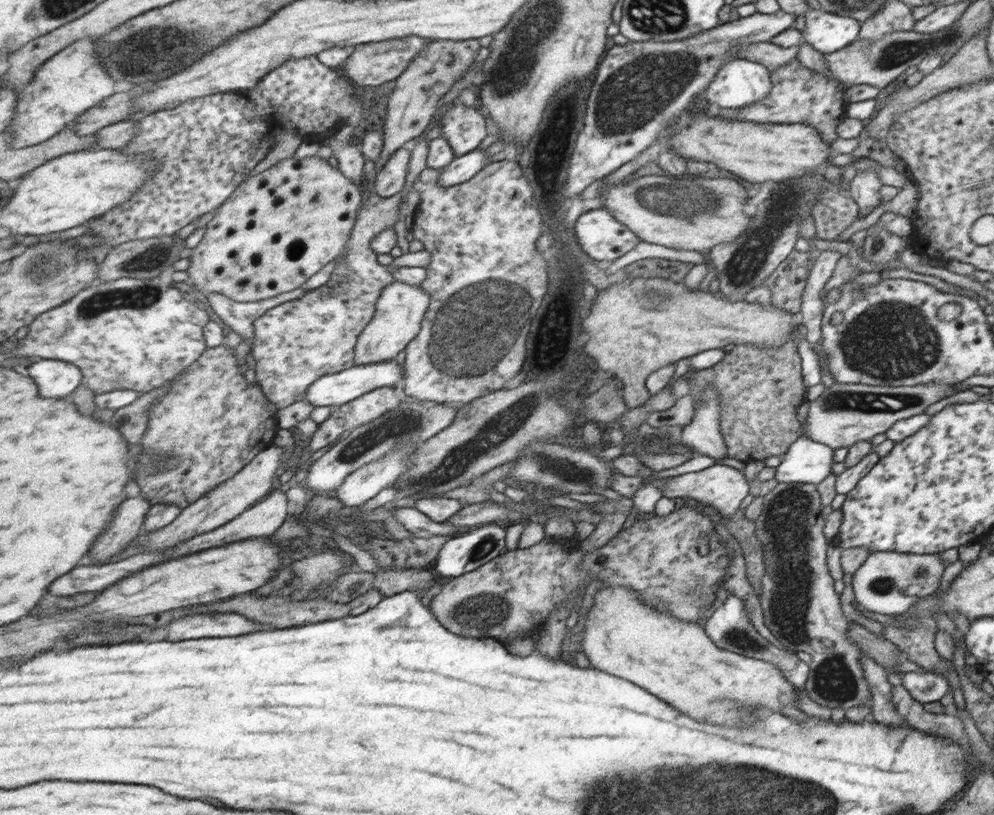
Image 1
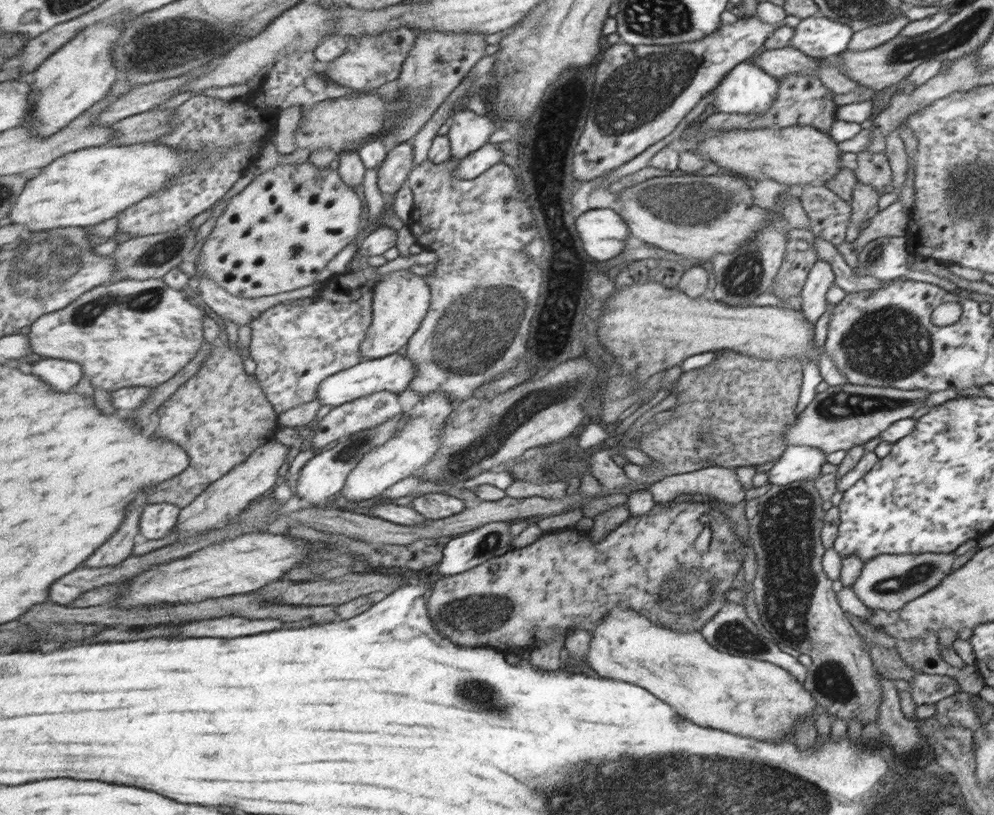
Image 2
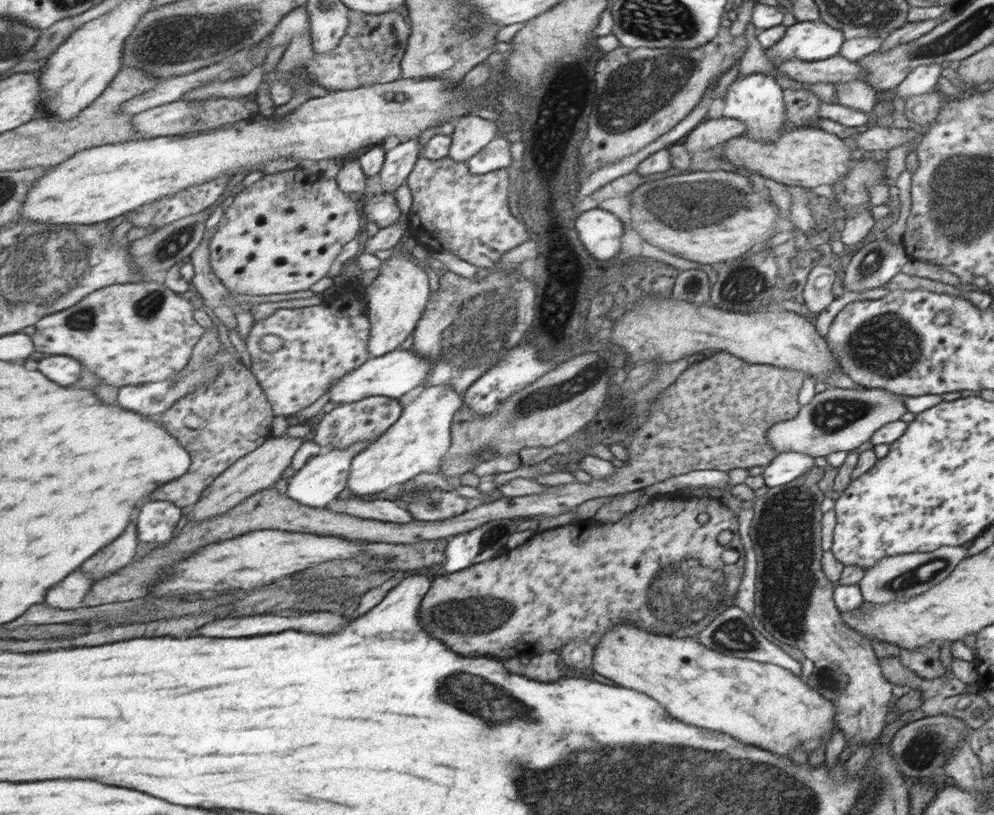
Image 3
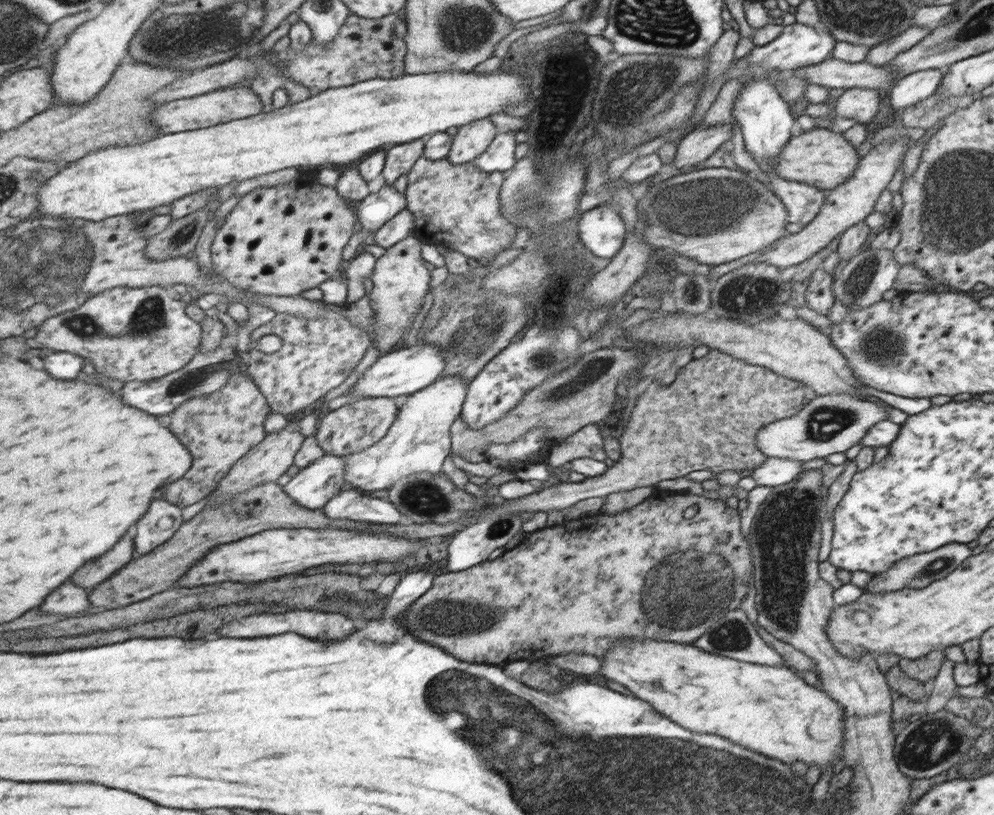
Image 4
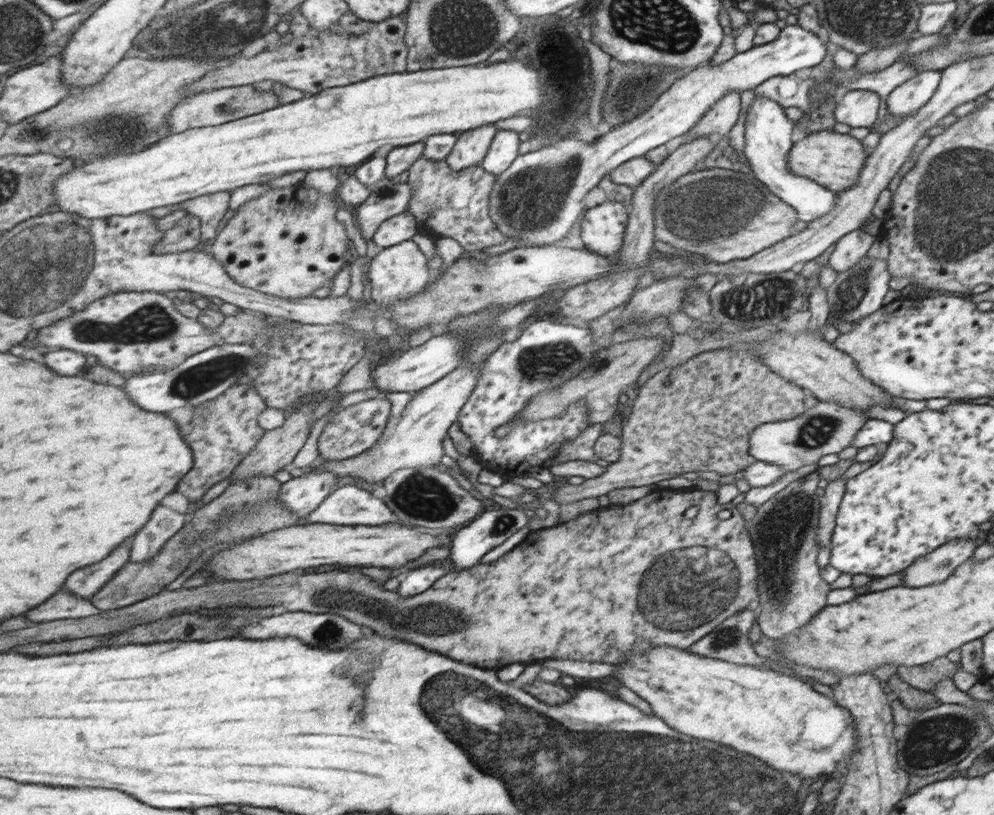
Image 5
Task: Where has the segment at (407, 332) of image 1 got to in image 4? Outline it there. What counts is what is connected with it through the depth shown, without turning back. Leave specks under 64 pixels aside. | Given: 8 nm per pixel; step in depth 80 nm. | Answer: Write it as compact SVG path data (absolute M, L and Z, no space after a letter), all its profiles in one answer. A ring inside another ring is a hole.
M411 236L395 246L386 249L377 260L377 266L372 274L373 288L369 294L370 306L375 312L373 328L375 328L375 346L381 355L387 354L399 340L404 340L413 317L423 303L431 288L431 272L423 264L421 256L421 240Z

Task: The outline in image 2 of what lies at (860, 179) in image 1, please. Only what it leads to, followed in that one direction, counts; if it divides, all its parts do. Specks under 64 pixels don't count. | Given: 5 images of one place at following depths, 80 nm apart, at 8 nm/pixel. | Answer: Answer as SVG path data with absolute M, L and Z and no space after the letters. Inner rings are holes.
M856 180L851 190L850 223L844 232L844 241L853 242L859 236L860 224L877 212L878 200L878 194L871 185L863 185Z

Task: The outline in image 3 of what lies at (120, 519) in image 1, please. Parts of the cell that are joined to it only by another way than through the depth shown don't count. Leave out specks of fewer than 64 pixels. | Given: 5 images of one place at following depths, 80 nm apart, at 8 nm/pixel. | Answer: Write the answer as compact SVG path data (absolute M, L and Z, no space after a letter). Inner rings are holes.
M133 522L133 526L129 526L129 530L125 530L125 534L121 538L117 538L117 542L113 542L111 546L101 550L101 554L97 554L89 562L85 562L85 566L81 570L92 574L92 578L96 578L97 581L116 573L137 558L139 542L137 524Z

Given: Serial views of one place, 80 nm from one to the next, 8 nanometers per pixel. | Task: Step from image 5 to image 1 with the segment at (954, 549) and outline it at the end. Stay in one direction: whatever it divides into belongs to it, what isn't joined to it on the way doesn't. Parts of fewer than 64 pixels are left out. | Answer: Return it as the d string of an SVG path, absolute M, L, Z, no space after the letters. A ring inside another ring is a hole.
M897 551L873 552L852 574L851 586L858 606L882 615L901 615L915 602L939 586L943 562L939 554L911 554Z

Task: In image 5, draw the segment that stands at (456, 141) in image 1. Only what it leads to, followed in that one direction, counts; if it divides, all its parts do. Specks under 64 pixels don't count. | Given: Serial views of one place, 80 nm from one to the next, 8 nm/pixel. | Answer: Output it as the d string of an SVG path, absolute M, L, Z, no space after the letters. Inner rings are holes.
M492 124L477 129L467 130L457 136L457 145L448 157L448 164L453 170L480 165L491 147L497 129Z

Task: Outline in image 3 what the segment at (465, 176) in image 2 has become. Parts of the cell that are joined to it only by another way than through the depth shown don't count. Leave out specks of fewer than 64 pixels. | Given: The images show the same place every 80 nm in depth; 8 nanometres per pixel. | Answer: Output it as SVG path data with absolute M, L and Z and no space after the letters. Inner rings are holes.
M504 134L488 143L480 153L469 158L464 163L473 174L485 174L498 168L515 167L509 154L509 142Z

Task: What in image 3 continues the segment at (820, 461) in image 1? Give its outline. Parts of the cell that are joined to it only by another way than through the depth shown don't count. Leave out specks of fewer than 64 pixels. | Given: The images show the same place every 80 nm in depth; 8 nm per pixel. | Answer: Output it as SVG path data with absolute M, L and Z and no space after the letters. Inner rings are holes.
M783 452L777 454L763 467L761 478L768 487L787 485L797 477L814 468L813 457L809 454L798 452Z

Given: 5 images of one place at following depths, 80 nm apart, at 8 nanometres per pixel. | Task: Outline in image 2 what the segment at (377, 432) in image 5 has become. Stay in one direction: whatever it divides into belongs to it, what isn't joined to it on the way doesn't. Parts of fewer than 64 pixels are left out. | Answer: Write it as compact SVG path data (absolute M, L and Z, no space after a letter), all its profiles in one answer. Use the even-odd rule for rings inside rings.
M390 390L375 392L355 401L347 402L342 406L335 407L318 422L318 427L312 438L313 447L327 447L327 444L338 442L338 440L344 436L351 436L352 434L357 434L358 432L381 426L382 424L386 424L391 418L398 419L398 417L401 417L403 414L401 410L403 410L403 408L401 408L398 394L395 394Z

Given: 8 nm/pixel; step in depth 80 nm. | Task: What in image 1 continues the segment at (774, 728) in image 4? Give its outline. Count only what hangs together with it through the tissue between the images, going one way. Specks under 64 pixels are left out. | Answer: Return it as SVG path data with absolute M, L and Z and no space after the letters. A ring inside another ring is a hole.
M605 586L597 590L593 596L592 607L585 615L580 639L577 649L583 651L591 668L635 682L643 690L649 691L649 694L669 702L669 706L677 706L677 710L693 714L693 718L697 718L699 722L737 726L739 708L763 706L769 710L780 711L783 706L794 706L794 700L798 698L797 688L785 681L784 674L771 663L721 650L695 621L683 620L641 603L639 594L631 587Z

